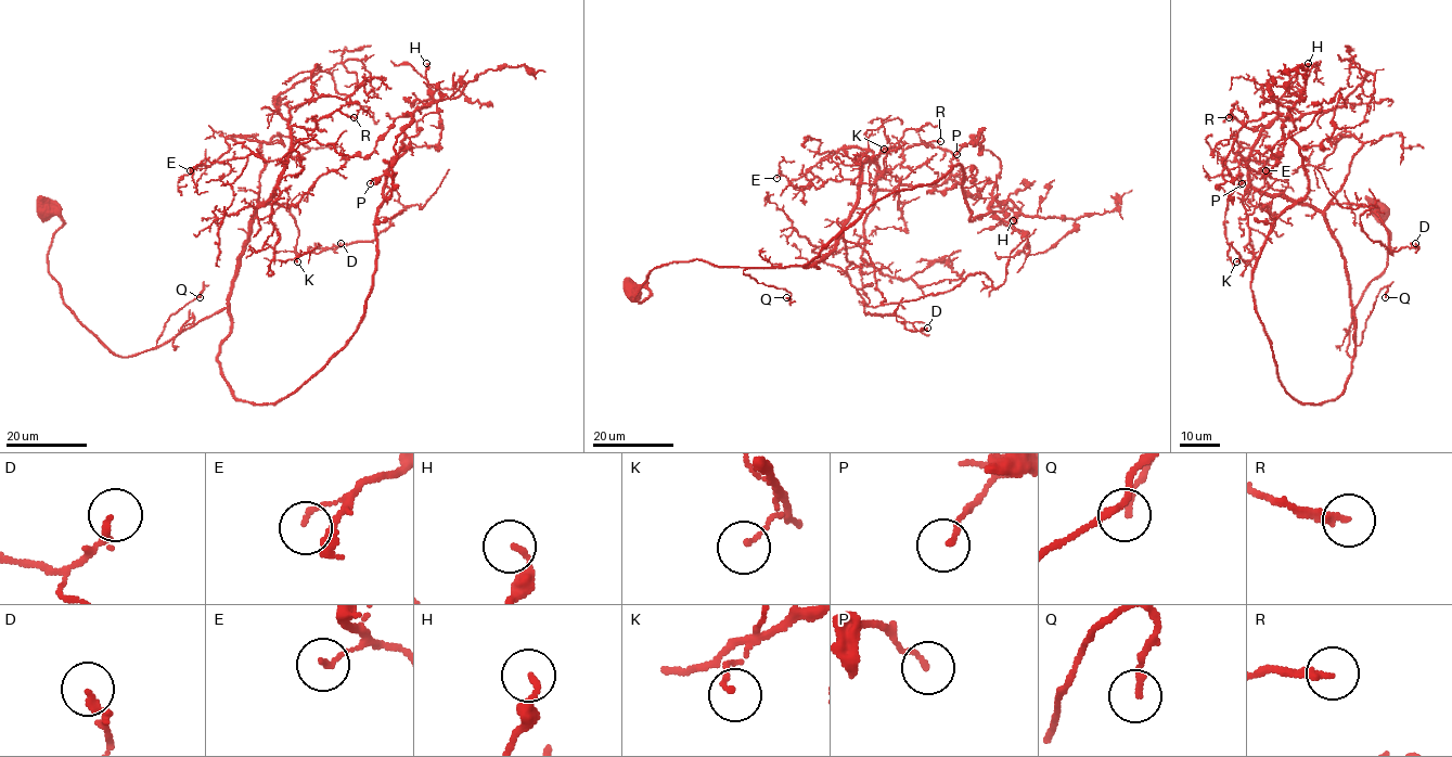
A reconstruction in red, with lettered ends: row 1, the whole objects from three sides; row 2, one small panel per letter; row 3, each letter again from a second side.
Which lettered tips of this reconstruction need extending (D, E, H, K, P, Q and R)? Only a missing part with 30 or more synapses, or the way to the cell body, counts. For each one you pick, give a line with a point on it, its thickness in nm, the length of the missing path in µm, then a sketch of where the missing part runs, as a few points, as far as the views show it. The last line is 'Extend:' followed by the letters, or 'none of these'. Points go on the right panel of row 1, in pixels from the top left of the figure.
Extend: none of these

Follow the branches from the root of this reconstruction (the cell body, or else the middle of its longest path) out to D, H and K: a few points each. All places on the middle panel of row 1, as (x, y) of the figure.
D: (630, 292), (645, 287), (641, 303), (672, 262), (812, 265), (843, 236), (896, 320), (927, 328)
H: (630, 292), (695, 259), (818, 268), (868, 207), (956, 164), (972, 221), (1007, 201), (1013, 220)
K: (630, 292), (645, 287), (641, 303), (647, 276), (672, 262), (817, 264), (858, 197), (858, 156), (884, 149)

